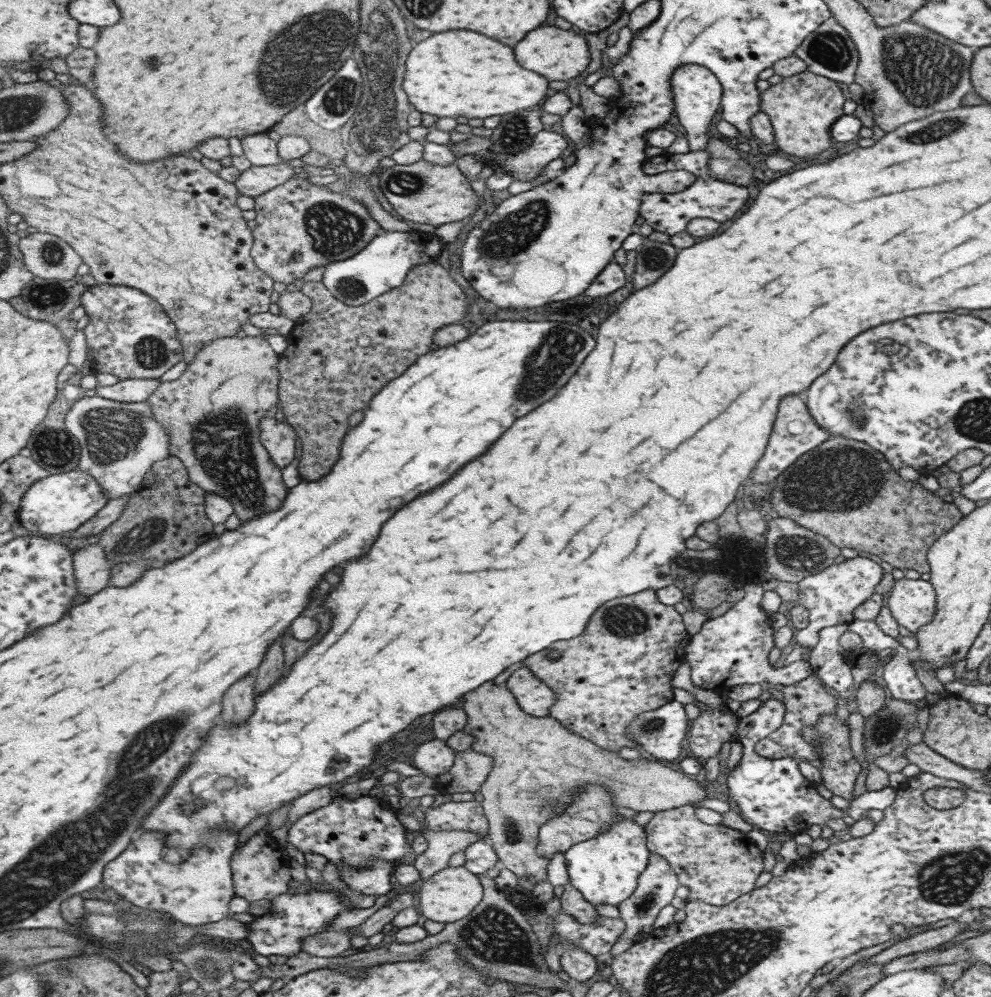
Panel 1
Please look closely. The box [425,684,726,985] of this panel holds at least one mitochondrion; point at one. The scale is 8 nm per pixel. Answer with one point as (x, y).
(493, 935)

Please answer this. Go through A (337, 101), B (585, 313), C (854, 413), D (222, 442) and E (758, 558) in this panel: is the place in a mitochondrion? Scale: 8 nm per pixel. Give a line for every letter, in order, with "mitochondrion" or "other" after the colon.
A: mitochondrion
B: mitochondrion
C: mitochondrion
D: mitochondrion
E: mitochondrion

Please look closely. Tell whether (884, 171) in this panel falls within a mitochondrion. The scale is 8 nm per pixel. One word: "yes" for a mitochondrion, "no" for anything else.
no

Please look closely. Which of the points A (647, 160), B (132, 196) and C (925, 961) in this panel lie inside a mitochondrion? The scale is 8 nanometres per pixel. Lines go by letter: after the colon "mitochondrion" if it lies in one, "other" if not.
A: other
B: other
C: other

